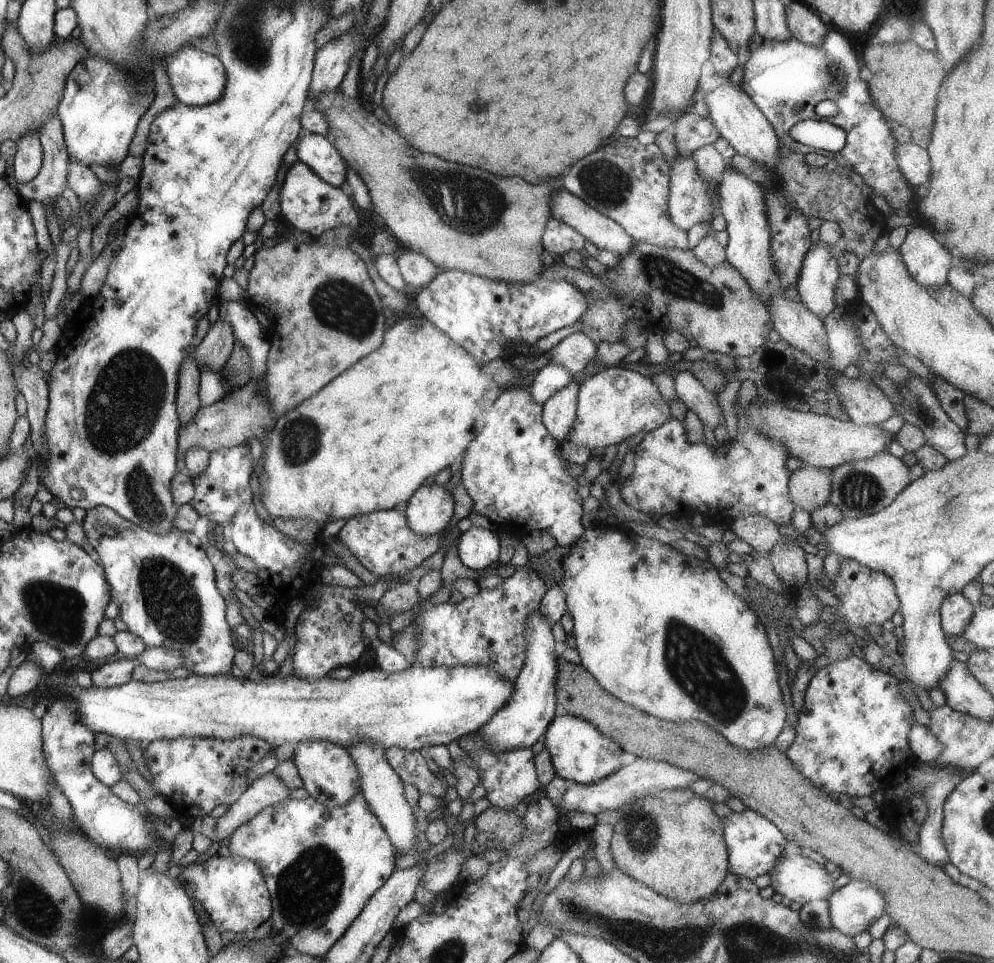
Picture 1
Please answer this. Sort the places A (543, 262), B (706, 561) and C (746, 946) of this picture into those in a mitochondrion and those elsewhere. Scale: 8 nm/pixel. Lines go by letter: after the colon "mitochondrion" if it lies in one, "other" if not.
A: other
B: other
C: mitochondrion

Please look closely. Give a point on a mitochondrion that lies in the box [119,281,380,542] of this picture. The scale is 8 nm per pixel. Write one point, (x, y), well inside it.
(301, 439)

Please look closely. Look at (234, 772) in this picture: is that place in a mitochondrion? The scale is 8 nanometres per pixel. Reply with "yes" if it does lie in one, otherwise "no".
no

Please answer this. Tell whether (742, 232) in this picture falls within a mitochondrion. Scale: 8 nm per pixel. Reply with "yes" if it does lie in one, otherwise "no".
no

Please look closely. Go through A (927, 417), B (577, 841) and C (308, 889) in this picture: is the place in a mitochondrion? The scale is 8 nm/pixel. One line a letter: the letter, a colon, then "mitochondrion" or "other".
A: mitochondrion
B: other
C: mitochondrion

